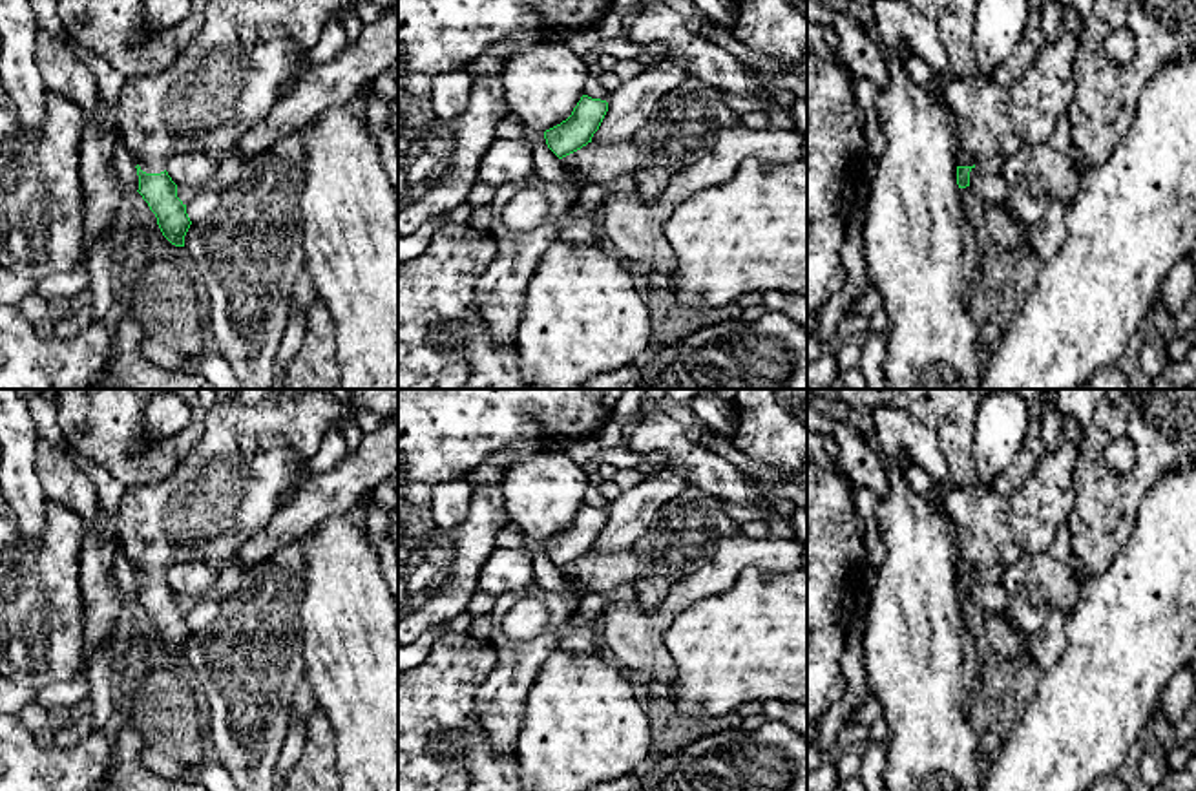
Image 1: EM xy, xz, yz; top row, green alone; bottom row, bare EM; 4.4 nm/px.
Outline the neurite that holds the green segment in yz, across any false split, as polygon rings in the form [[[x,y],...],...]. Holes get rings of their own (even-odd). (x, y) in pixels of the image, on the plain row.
[[[1065,418],[1059,448],[1043,453],[1030,477],[1010,493],[988,484],[944,488],[942,504],[957,530],[959,557],[973,572],[957,575],[959,597],[970,596],[973,577],[997,585],[1017,559],[1048,552],[1075,504],[1072,477],[1081,437],[1083,427]]]

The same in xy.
[[[272,389],[272,395],[261,404],[243,404],[236,396],[217,398],[215,406],[206,413],[206,426],[199,442],[181,460],[172,477],[153,484],[126,488],[115,521],[117,541],[137,572],[137,601],[155,623],[163,645],[172,654],[184,656],[184,645],[192,630],[186,623],[186,614],[177,606],[177,594],[166,581],[168,570],[186,561],[221,563],[230,559],[278,512],[279,499],[318,453],[325,433],[332,427],[340,429],[345,417],[354,417],[360,409],[371,409],[382,420],[398,415],[398,389],[351,389],[349,411],[329,389],[299,389],[296,395],[289,389]]]

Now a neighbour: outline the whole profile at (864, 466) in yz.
[[[845,418],[838,431],[840,438],[840,469],[851,479],[855,488],[855,521],[864,533],[869,568],[882,563],[886,546],[880,535],[876,506],[887,491],[884,462]]]

